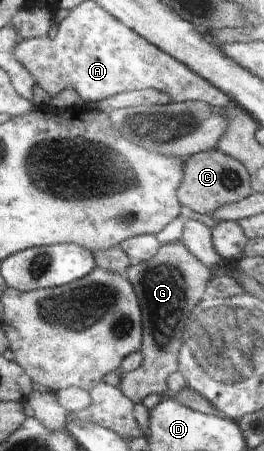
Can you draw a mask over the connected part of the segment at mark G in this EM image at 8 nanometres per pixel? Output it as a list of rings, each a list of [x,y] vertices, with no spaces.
[[[182,241],[160,245],[155,259],[133,262],[130,267],[125,277],[133,285],[141,309],[143,363],[121,379],[121,391],[137,404],[147,395],[163,395],[167,391],[167,377],[177,369],[177,351],[185,319],[189,317],[189,309],[193,309],[201,297],[205,297],[204,291],[212,272]]]

